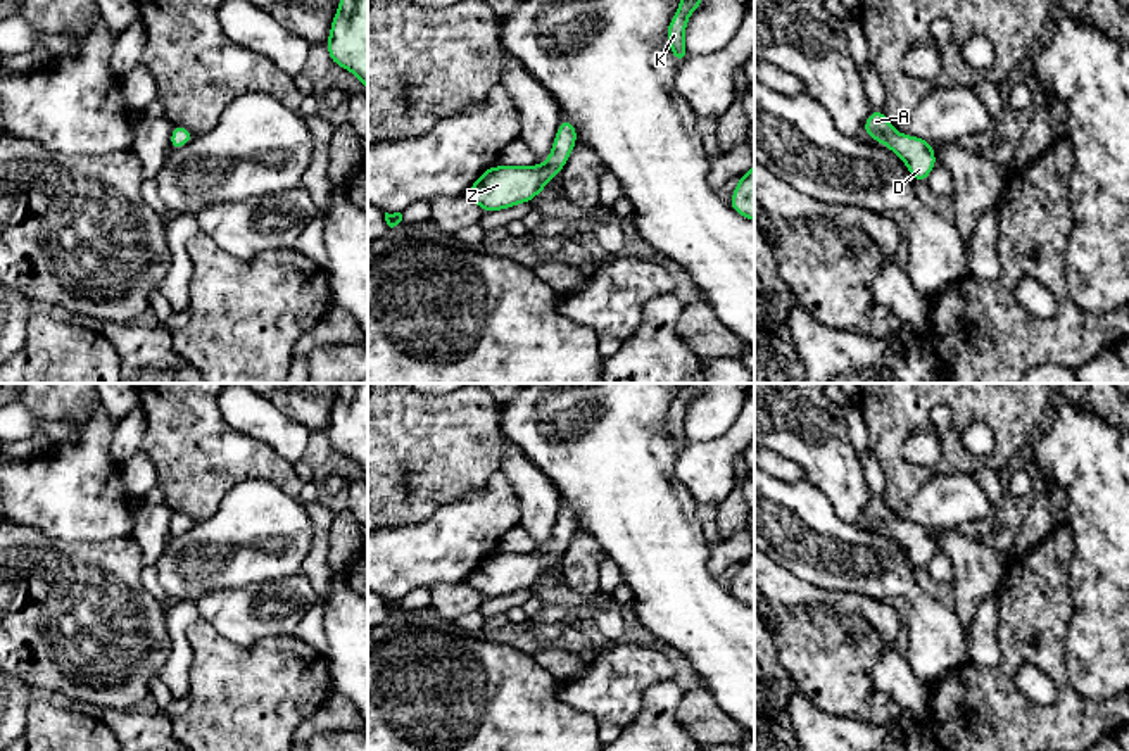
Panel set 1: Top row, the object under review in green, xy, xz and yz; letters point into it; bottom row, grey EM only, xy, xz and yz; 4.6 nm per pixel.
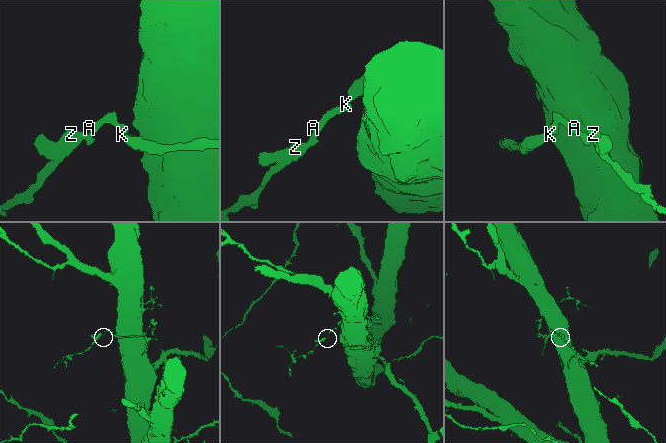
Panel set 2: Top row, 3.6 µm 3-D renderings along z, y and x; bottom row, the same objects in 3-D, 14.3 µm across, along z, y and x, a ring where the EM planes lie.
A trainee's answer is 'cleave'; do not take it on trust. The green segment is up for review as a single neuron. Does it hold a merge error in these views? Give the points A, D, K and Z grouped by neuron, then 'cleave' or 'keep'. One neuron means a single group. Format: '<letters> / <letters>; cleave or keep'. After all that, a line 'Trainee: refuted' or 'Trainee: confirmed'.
A D K Z; keep
Trainee: refuted

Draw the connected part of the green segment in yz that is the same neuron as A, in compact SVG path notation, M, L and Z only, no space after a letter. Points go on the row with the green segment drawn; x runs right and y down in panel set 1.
M872 109L861 133L891 148L906 164L915 181L927 181L930 171L937 166L932 143L918 136L898 133L884 110Z

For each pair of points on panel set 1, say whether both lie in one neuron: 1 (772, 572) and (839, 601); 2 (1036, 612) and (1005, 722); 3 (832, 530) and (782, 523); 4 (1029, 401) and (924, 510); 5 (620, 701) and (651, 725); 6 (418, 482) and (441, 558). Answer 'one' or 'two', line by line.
1: one
2: one
3: one
4: two
5: two
6: two

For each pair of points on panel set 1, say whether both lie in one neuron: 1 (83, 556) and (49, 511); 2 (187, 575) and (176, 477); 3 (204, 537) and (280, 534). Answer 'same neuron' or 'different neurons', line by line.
1: different neurons
2: different neurons
3: same neuron

